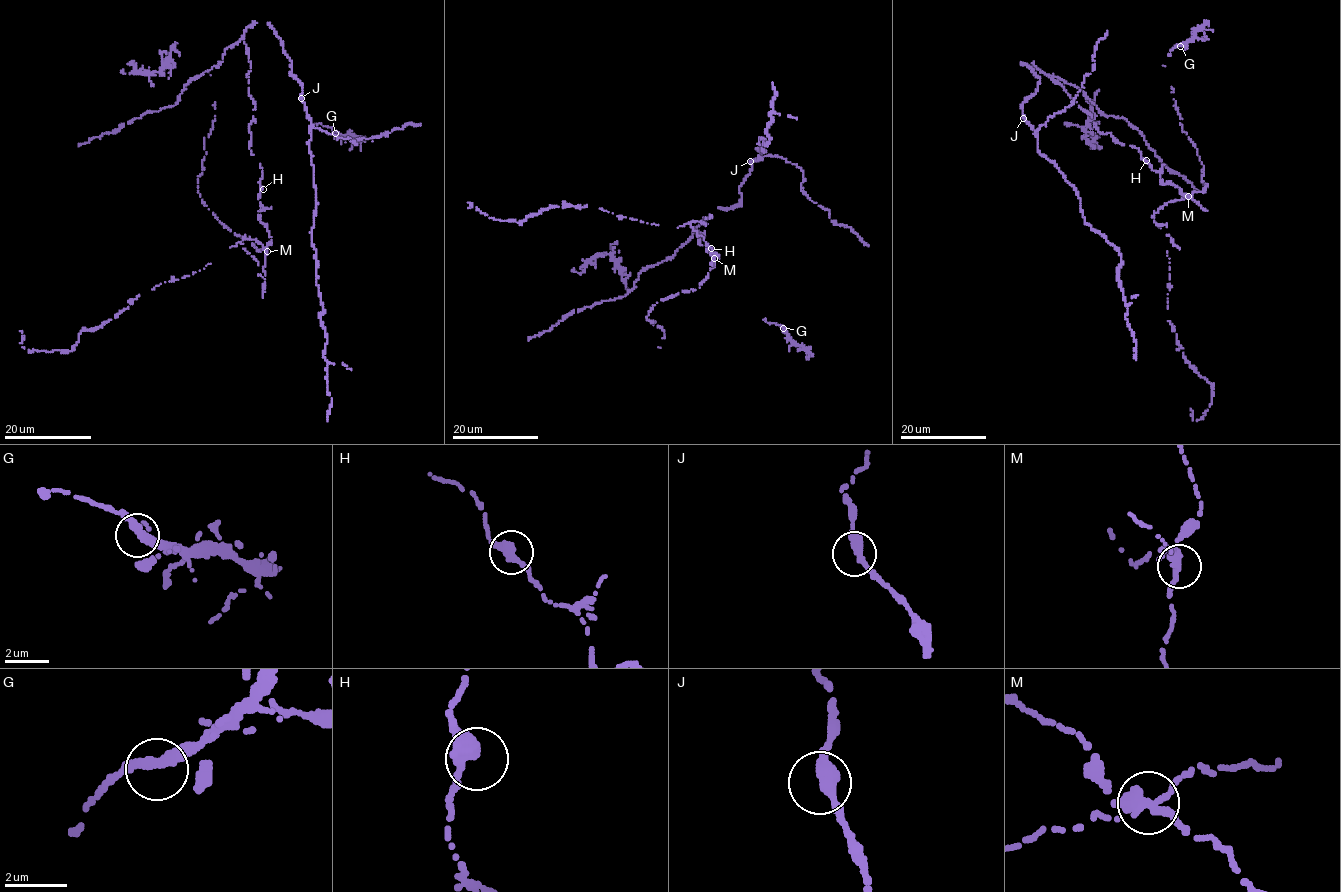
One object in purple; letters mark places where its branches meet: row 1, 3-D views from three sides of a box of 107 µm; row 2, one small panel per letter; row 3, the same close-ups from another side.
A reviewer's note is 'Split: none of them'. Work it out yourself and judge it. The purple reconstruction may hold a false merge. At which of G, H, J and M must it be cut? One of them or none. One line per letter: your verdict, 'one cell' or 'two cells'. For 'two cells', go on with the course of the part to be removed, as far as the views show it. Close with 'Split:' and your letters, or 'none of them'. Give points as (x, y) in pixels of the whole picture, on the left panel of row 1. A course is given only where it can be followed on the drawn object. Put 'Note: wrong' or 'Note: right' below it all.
G: one cell
H: one cell
J: one cell
M: one cell
Split: none of them
Note: right

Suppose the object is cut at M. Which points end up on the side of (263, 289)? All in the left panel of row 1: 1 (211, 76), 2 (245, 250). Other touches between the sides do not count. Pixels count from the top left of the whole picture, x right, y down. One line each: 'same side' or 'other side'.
1: other side
2: same side

